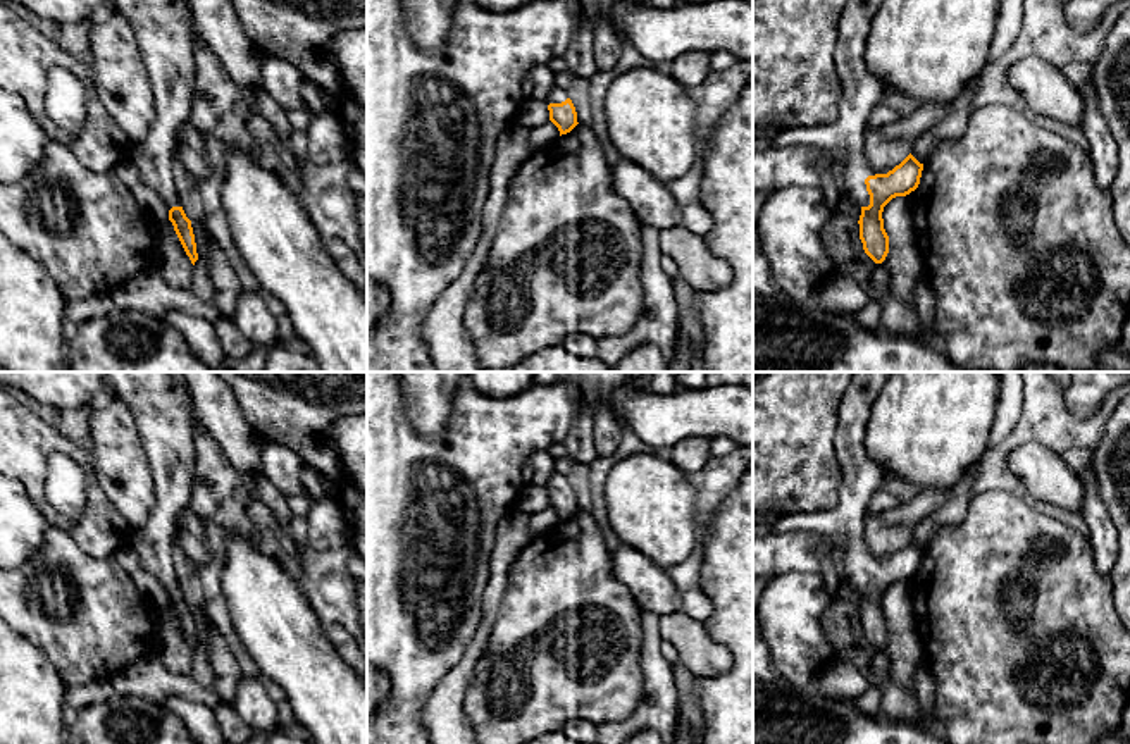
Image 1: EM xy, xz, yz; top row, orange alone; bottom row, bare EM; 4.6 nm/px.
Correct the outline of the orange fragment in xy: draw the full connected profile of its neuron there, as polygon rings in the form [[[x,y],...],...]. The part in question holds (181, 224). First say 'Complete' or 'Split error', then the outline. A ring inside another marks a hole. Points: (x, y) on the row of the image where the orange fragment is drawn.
Split error. [[[186,0],[109,2],[134,29],[155,96],[155,119],[146,138],[131,146],[129,160],[136,165],[141,181],[171,208],[169,220],[195,265],[198,260],[195,234],[172,176],[177,127],[188,122],[196,91],[195,22]]]

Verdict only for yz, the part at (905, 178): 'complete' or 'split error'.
split error

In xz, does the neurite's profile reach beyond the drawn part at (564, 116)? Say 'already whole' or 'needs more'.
needs more

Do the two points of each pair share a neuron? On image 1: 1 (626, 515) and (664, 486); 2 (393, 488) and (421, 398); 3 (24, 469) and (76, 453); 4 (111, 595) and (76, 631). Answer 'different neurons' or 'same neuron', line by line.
1: same neuron
2: different neurons
3: same neuron
4: same neuron

